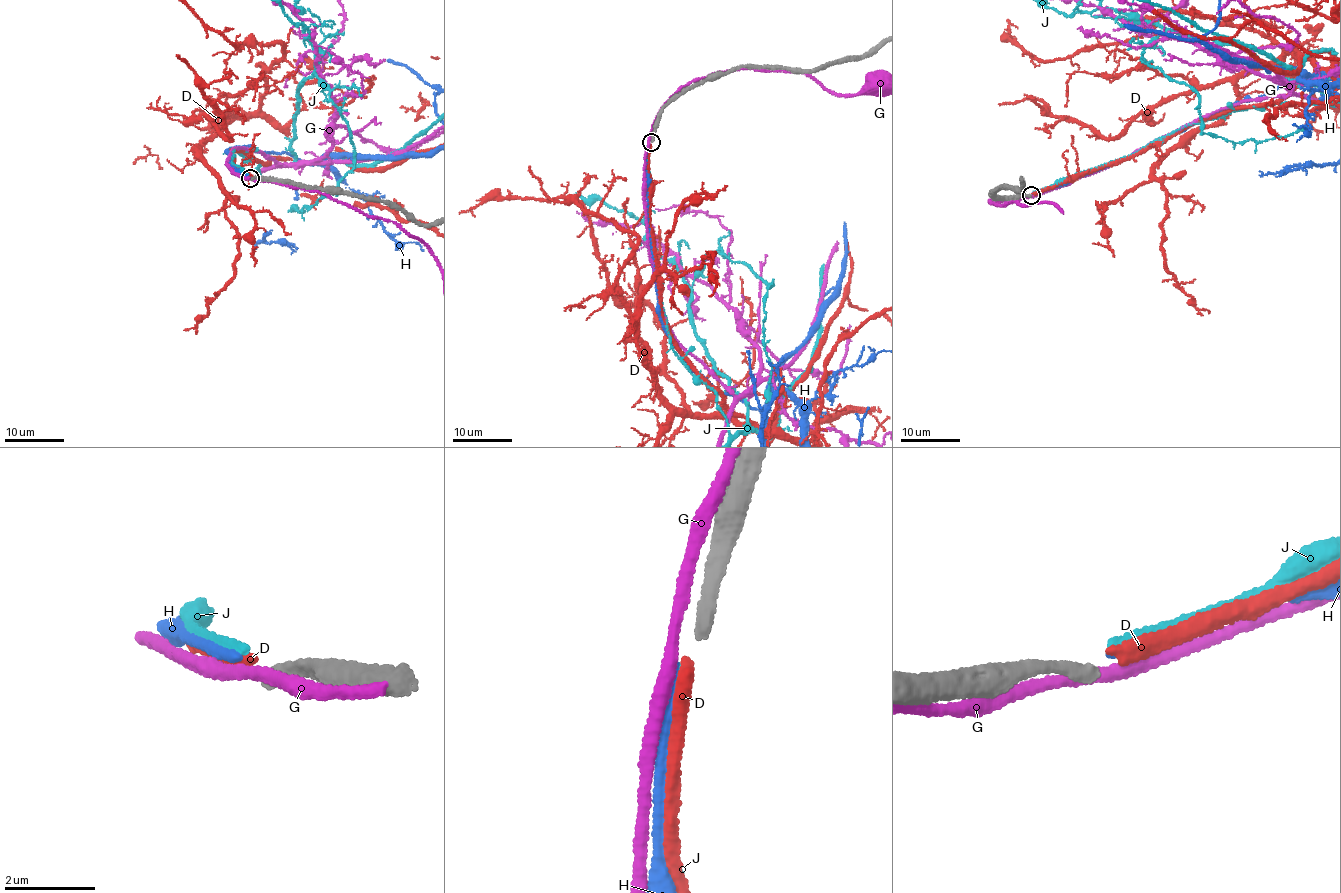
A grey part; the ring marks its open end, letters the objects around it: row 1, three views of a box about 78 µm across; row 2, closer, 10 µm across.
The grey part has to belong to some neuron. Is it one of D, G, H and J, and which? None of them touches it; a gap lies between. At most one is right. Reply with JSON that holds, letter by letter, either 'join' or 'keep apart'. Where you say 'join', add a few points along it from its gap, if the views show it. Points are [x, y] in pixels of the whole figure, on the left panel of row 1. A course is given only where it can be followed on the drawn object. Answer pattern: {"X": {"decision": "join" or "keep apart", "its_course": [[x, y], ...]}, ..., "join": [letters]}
{"D": {"decision": "keep apart"}, "G": {"decision": "keep apart"}, "H": {"decision": "keep apart"}, "J": {"decision": "keep apart"}, "join": []}

